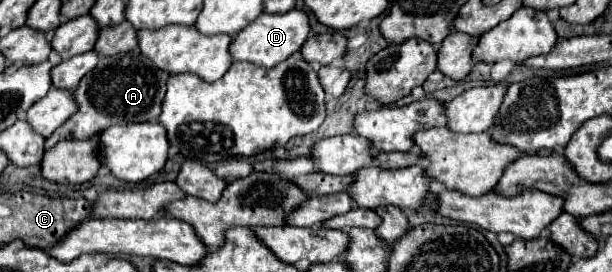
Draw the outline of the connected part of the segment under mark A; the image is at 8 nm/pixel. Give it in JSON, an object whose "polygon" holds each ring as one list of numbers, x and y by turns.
{"polygon":[[139,50,101,58,73,90,77,112,65,122,65,140,89,140,113,124,157,122,167,78,169,74,159,70,149,58,139,54]]}

